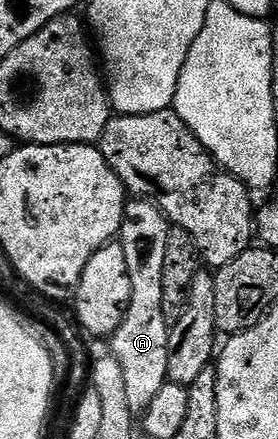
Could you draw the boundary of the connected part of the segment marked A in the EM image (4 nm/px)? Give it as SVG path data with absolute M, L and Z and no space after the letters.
M133 197L126 202L123 213L123 225L119 242L127 257L127 273L131 273L131 301L125 310L123 321L119 329L111 336L113 348L111 354L119 361L123 369L123 385L127 389L127 405L135 417L145 414L147 405L159 394L159 389L169 382L169 370L167 361L169 360L169 332L171 325L163 317L163 260L167 253L167 237L171 224L157 204L140 197Z

